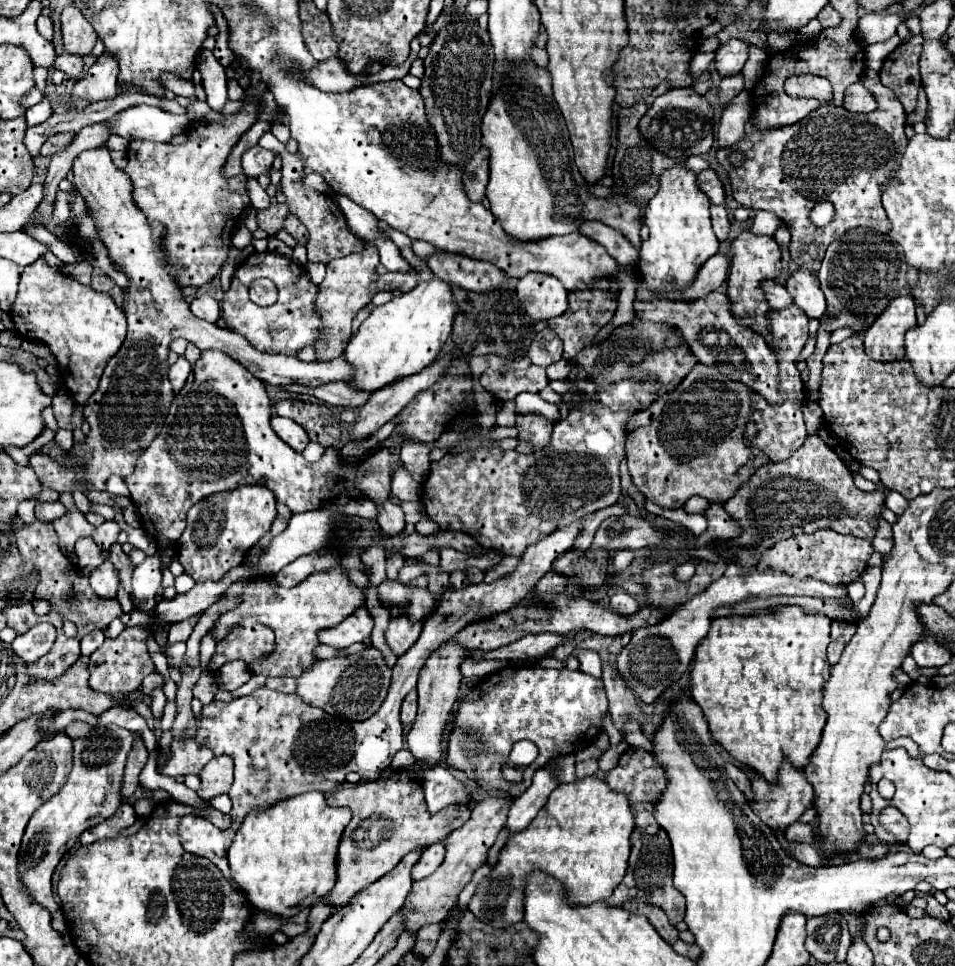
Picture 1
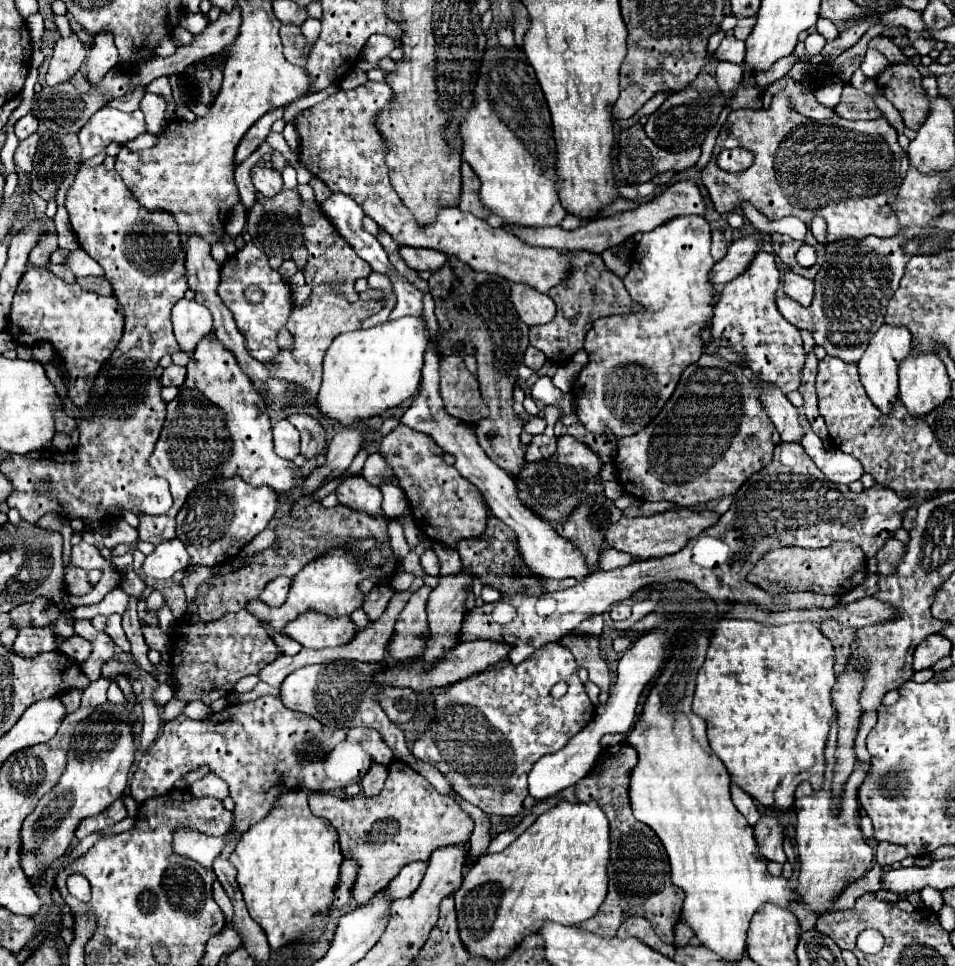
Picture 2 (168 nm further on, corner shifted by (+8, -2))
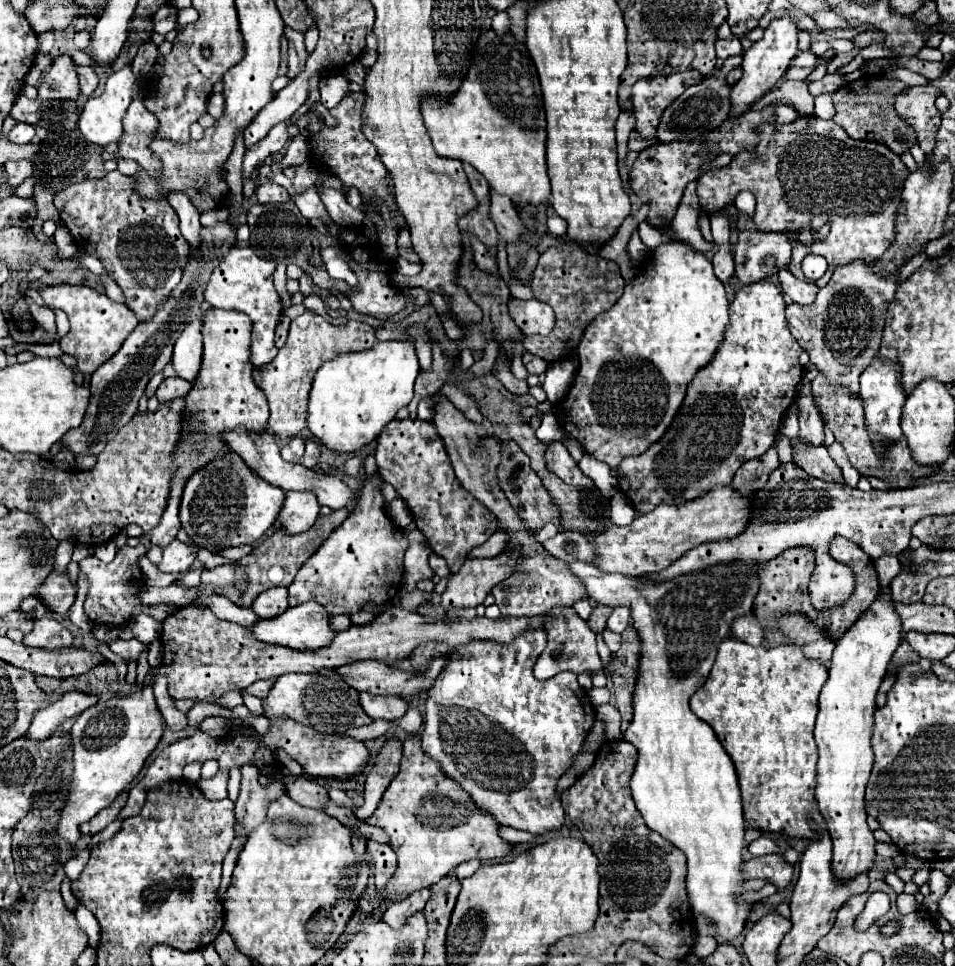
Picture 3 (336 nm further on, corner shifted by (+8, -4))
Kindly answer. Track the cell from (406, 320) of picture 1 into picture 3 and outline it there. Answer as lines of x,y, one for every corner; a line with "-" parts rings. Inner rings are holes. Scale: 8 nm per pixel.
392,340
392,342
376,342
374,348
362,354
340,354
316,372
310,398
308,398
308,432
318,438
326,448
334,452
358,452
360,448
374,442
382,428
396,418
396,412
410,404
414,396
414,380
420,372
416,352
410,342

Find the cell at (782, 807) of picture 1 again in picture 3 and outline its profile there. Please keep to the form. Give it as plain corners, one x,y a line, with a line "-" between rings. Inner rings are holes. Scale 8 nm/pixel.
780,854
758,856
758,858
748,860
742,866
742,876
746,880
760,878
760,880
766,880
766,882
774,884
778,890
784,890
790,884
792,874
794,874
794,868
790,864
786,864

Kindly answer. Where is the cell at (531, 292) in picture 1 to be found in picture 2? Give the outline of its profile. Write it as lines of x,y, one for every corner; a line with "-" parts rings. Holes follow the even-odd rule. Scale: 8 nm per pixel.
512,284
510,300
522,322
528,326
548,324
556,314
556,304
548,294
534,290
528,284

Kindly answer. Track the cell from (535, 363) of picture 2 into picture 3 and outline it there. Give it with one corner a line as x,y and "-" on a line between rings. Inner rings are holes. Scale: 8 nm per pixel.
524,352
524,354
522,354
522,362
524,362
526,370
528,370
530,374
536,374
536,376
548,370
548,362
546,362
546,360
542,360
540,356
530,354
530,352

